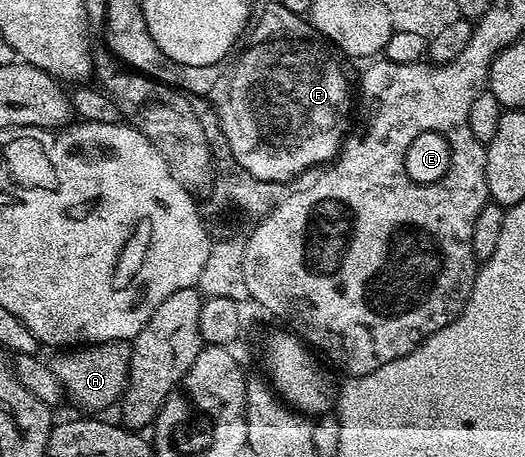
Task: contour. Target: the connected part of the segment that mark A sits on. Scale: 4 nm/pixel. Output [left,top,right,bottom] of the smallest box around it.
[50,340,132,414]

